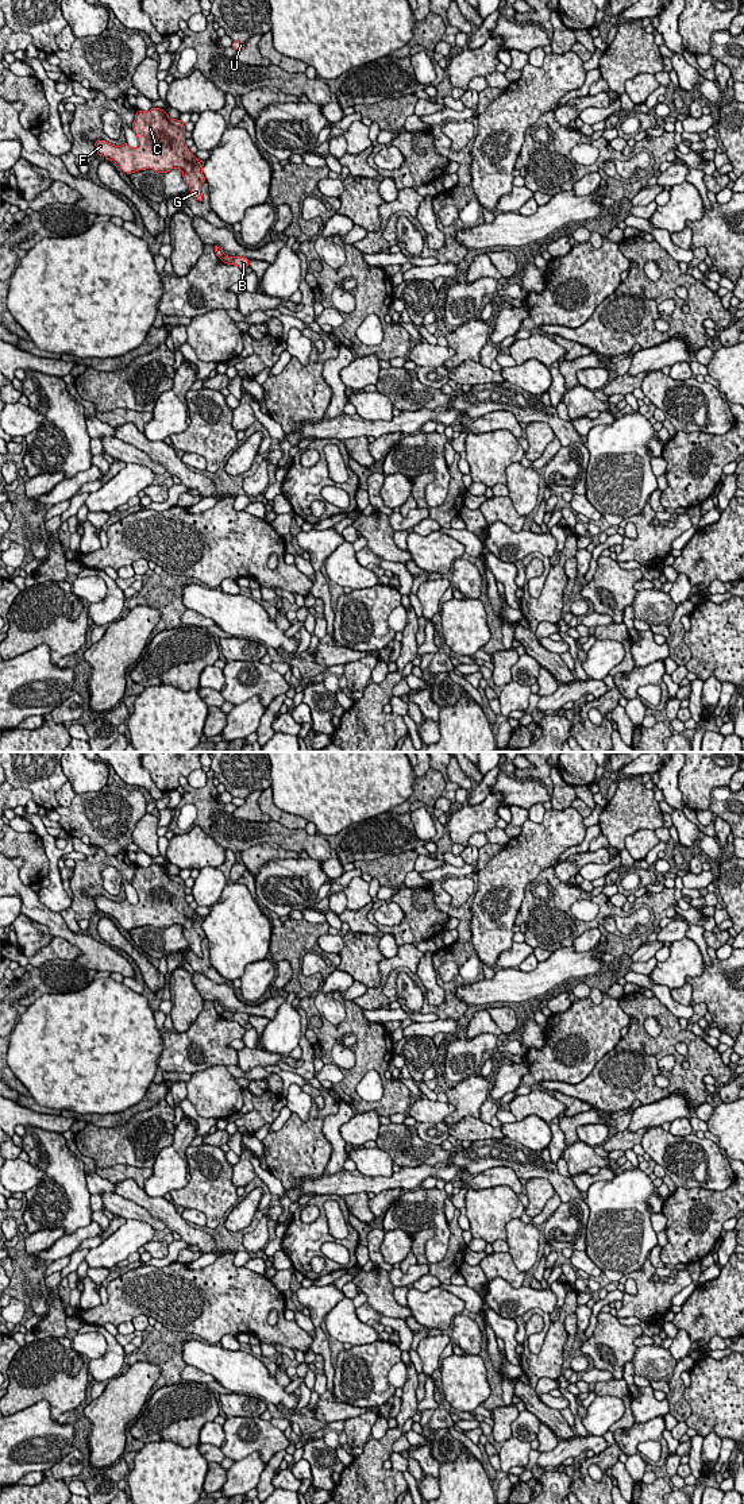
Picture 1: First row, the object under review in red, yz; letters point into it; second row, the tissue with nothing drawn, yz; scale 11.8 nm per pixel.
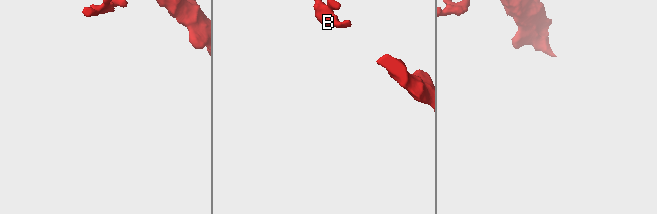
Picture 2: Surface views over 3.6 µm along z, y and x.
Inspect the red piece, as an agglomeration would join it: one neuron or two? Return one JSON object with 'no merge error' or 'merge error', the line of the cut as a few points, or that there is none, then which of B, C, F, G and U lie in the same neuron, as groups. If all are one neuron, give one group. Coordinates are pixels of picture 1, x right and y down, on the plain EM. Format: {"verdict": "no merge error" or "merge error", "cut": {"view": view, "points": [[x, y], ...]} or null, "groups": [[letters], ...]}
{"verdict": "merge error", "cut": {"view": "yz", "points": [[224, 1011], [220, 1014]]}, "groups": [["B"], ["C", "F", "G", "U"]]}

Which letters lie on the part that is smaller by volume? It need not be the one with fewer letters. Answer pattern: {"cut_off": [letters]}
{"cut_off": ["B"]}

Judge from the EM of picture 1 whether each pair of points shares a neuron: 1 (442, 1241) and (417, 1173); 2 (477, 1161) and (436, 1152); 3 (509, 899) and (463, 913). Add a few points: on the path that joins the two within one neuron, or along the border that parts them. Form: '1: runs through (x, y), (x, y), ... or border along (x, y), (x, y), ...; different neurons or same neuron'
1: border along (419, 1187), (404, 1192); different neurons
2: border along (455, 1152), (455, 1156), (448, 1163), (424, 1164); different neurons
3: border along (478, 880), (471, 907), (471, 943); different neurons

